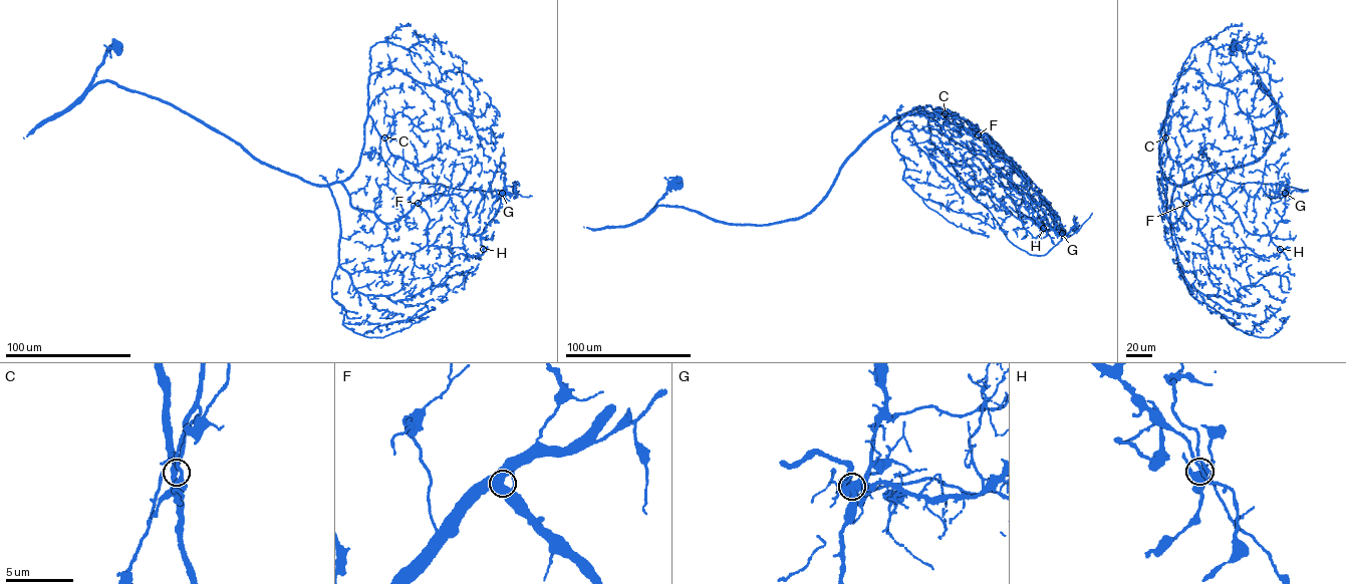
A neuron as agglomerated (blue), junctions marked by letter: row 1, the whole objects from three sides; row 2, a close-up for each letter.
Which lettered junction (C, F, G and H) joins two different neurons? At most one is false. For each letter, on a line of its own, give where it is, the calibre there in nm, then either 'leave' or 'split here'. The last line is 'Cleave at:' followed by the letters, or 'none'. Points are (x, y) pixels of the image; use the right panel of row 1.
C: at (1165, 137); 440 nm thick; leave
F: at (1186, 203); 480 nm thick; leave
G: at (1285, 193); 500 nm thick; split here
H: at (1280, 249); 500 nm thick; leave
Cleave at: G

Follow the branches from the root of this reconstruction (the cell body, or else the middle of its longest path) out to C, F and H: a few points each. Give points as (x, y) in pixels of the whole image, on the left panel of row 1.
C: (115, 46), (88, 89), (112, 81), (168, 101), (260, 162), (311, 183), (349, 177), (368, 116), (384, 137)
F: (115, 46), (88, 89), (112, 81), (168, 101), (267, 166), (340, 183), (353, 207), (385, 223), (418, 203)
H: (115, 46), (88, 89), (168, 101), (267, 166), (340, 183), (385, 223), (458, 194), (483, 249)

